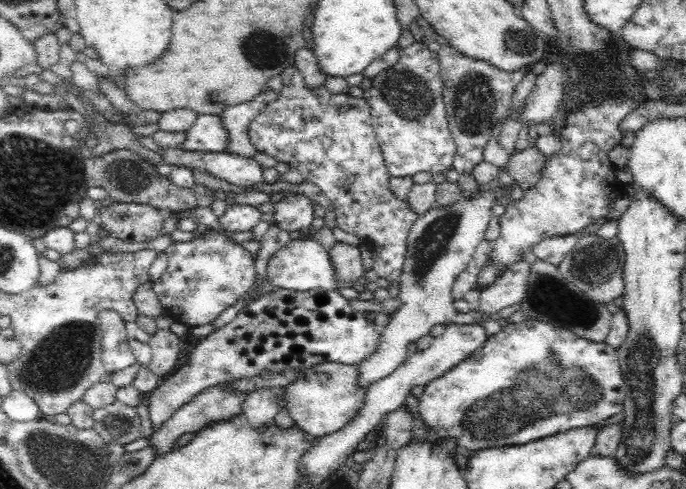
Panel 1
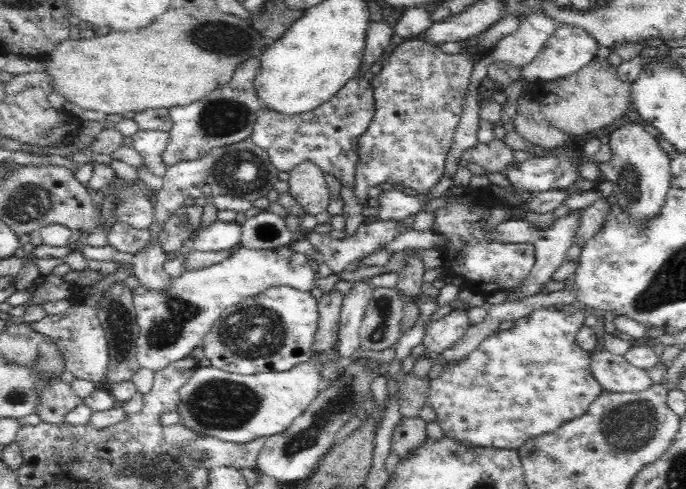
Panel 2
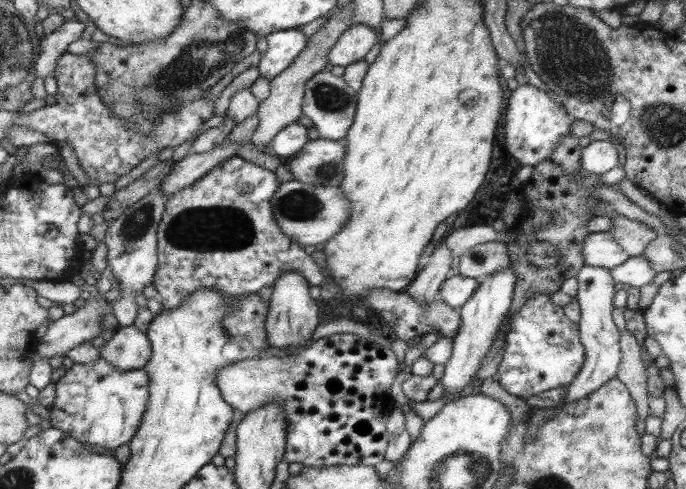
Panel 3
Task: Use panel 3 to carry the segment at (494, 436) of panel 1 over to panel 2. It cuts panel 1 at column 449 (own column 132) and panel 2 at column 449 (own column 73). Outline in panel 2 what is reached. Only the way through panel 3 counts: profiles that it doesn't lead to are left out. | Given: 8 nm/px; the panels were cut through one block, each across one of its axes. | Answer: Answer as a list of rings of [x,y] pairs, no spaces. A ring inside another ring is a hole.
[[[548,305],[545,308],[534,309],[528,316],[517,318],[511,328],[507,330],[493,332],[486,340],[483,340],[476,350],[472,350],[470,354],[456,364],[446,364],[442,367],[441,374],[438,378],[429,381],[428,402],[436,412],[436,422],[441,426],[444,434],[456,441],[467,441],[470,445],[480,445],[482,448],[498,448],[498,449],[517,449],[524,446],[525,441],[532,437],[542,436],[542,434],[554,432],[560,425],[566,424],[576,417],[584,416],[584,413],[589,408],[598,396],[605,393],[601,390],[601,386],[597,384],[593,378],[590,352],[583,350],[576,336],[580,328],[586,322],[584,310],[578,309],[573,305]]]

